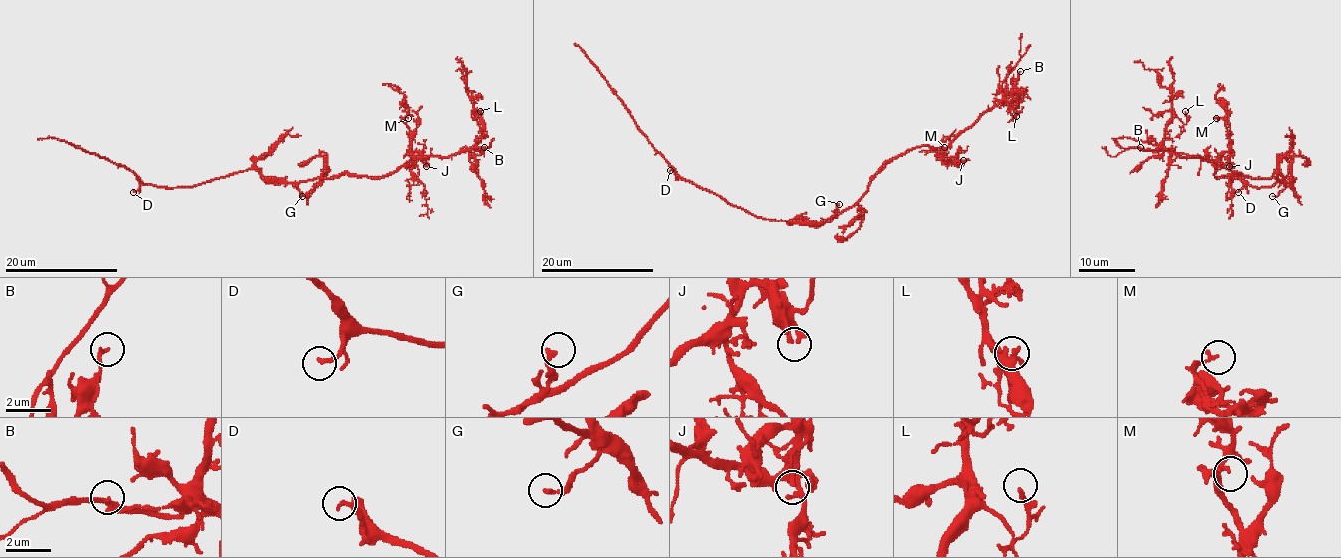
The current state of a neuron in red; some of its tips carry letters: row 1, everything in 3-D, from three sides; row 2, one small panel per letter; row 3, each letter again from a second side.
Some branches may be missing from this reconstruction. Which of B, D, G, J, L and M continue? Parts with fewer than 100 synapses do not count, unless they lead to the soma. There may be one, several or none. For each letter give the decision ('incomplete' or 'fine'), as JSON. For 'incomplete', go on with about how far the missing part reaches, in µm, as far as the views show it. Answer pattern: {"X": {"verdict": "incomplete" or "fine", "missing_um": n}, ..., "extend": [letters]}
{"B": {"verdict": "fine"}, "D": {"verdict": "fine"}, "G": {"verdict": "fine"}, "J": {"verdict": "fine"}, "L": {"verdict": "fine"}, "M": {"verdict": "fine"}, "extend": []}

